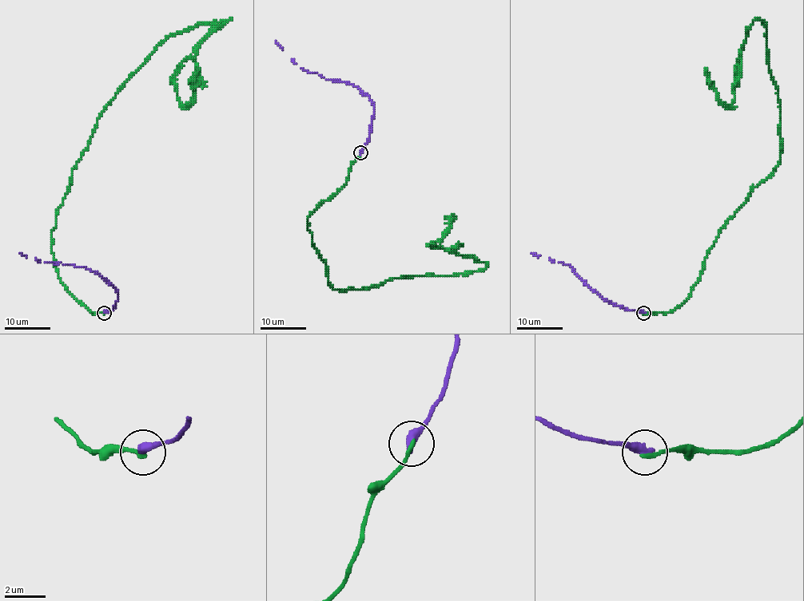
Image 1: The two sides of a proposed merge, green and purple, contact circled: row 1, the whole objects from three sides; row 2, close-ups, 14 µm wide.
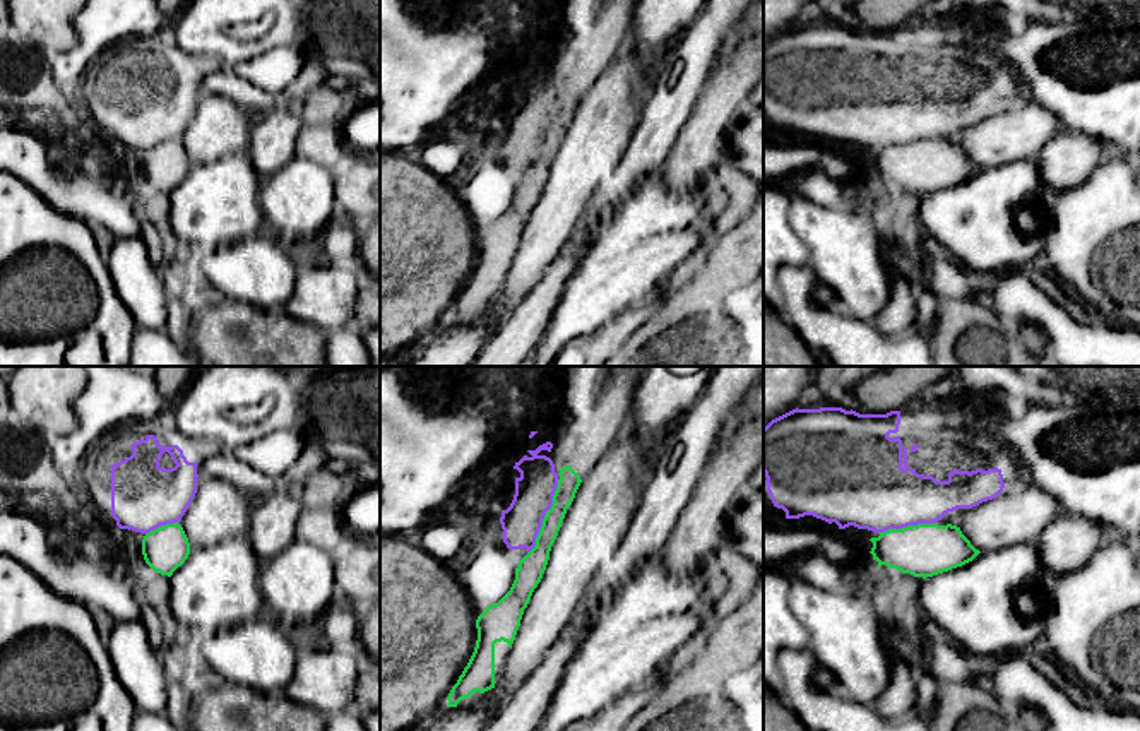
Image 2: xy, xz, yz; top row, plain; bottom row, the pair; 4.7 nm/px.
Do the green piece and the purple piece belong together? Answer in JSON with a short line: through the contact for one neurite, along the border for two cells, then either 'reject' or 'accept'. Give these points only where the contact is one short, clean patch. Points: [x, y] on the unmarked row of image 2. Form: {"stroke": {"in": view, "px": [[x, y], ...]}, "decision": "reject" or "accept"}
{"stroke": {"in": "xz", "px": [[558, 96], [553, 120], [543, 136], [536, 161], [528, 170]]}, "decision": "reject"}

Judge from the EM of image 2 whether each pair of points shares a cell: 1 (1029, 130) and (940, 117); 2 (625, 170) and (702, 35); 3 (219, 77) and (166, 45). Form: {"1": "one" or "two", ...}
{"1": "two", "2": "one", "3": "two"}

